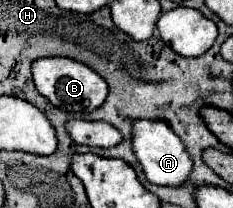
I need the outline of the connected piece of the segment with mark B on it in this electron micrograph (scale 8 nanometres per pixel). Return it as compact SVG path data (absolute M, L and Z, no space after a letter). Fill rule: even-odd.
M49 57L49 59L39 59L33 63L33 81L39 93L53 103L55 107L69 111L69 113L91 113L103 105L103 101L109 95L107 81L99 77L93 69L87 65L67 59L67 57Z

